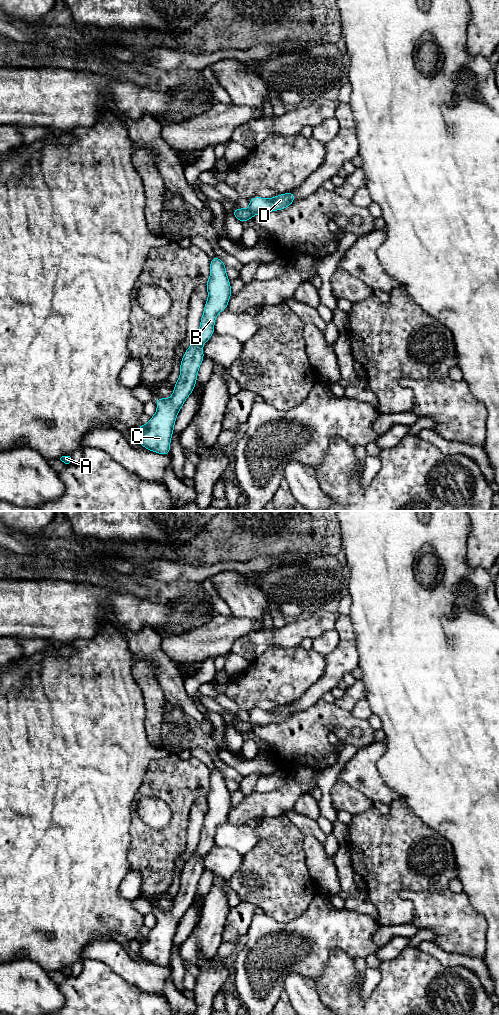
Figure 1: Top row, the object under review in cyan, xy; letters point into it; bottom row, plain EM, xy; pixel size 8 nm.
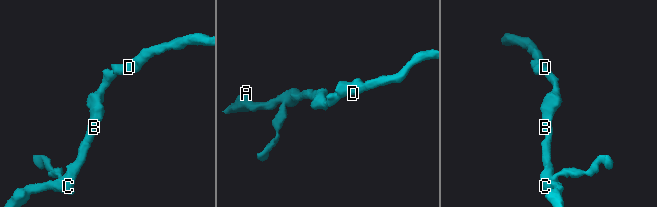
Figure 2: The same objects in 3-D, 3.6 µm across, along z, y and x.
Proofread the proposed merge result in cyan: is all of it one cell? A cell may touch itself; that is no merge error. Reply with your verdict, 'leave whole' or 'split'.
leave whole

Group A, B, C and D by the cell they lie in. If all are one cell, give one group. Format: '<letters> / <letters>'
A B C D

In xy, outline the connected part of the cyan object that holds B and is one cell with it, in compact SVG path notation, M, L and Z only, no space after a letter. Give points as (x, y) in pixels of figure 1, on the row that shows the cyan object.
M219 257L211 258L210 277L206 283L208 299L194 342L185 351L180 364L180 376L170 398L157 398L157 410L146 425L139 425L138 442L147 450L170 455L173 428L179 410L193 392L199 367L204 359L203 344L215 333L216 316L227 309L231 295L226 266Z

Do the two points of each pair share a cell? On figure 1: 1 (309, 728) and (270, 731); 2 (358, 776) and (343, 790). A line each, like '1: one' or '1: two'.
1: one
2: two

